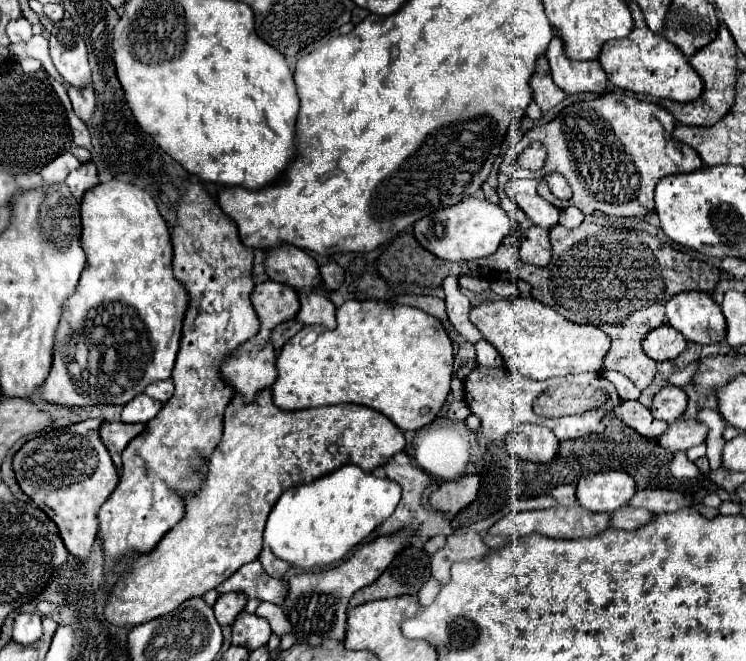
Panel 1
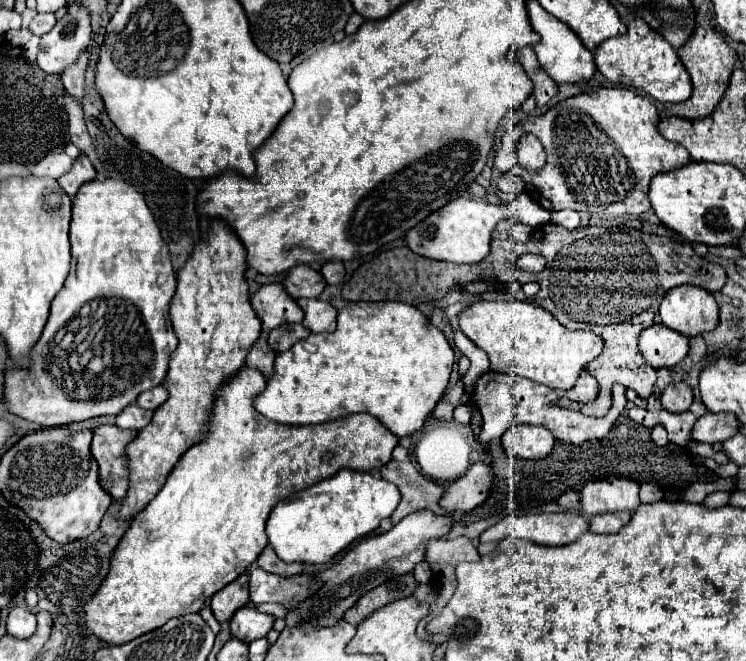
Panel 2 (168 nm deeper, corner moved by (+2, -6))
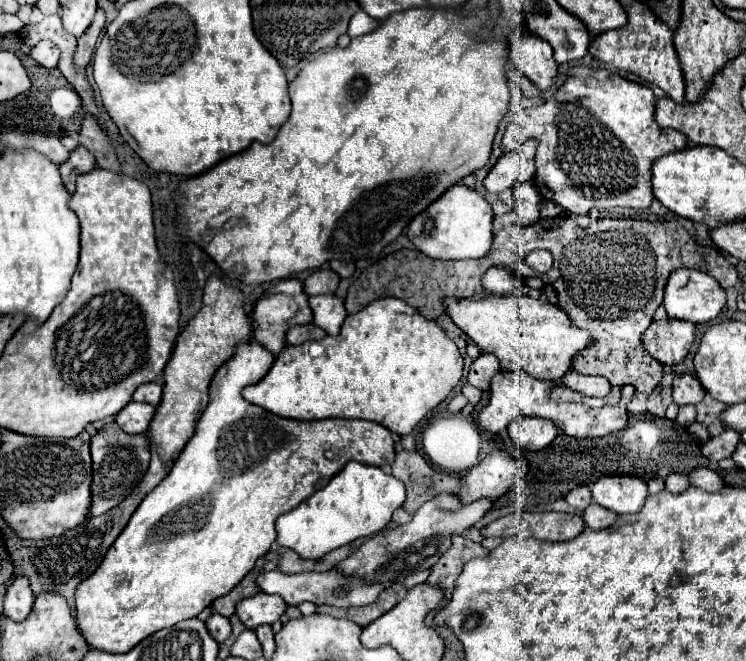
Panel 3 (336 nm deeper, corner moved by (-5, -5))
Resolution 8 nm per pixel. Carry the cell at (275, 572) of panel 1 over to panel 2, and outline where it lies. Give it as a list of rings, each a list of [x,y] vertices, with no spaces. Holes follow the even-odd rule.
[[[267,545],[267,547],[263,549],[263,553],[261,553],[259,559],[257,559],[257,565],[259,565],[261,569],[265,569],[265,571],[269,571],[269,573],[275,573],[275,575],[281,575],[281,577],[291,577],[291,575],[303,573],[303,569],[305,569],[303,563],[285,563],[285,561],[281,561],[281,559],[275,555],[275,551],[273,551],[271,545]]]

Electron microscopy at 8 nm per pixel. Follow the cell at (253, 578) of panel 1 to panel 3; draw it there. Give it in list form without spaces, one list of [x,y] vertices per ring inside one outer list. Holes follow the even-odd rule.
[[[278,570],[260,574],[256,578],[256,584],[260,586],[262,592],[266,594],[278,594],[282,596],[284,602],[290,606],[298,606],[302,602],[314,602],[316,606],[328,604],[335,607],[361,607],[370,604],[378,598],[378,594],[388,586],[388,584],[366,584],[360,582],[360,578],[354,576],[344,576],[340,570],[328,570],[328,572],[302,572],[302,574],[282,574]]]

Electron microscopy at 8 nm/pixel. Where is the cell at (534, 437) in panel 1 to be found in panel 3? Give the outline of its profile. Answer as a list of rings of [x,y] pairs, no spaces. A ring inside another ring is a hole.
[[[520,416],[507,428],[509,437],[521,449],[538,452],[548,448],[556,438],[556,426],[544,418]]]

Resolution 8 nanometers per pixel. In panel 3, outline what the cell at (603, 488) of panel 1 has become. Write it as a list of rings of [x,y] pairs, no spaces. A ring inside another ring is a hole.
[[[604,476],[592,486],[592,498],[616,514],[628,514],[644,506],[648,488],[646,482],[636,476]]]

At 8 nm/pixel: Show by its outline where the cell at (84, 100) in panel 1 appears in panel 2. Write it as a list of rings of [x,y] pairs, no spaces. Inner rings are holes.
[[[83,51],[83,53],[77,57],[77,61],[61,73],[61,81],[63,81],[63,85],[65,85],[65,91],[67,91],[73,99],[77,99],[77,101],[81,101],[81,97],[83,97],[87,55],[89,55],[89,53]]]

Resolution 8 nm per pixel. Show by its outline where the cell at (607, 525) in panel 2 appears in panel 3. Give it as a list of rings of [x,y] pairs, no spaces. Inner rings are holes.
[[[590,504],[584,510],[584,522],[592,530],[610,528],[616,520],[618,520],[618,514],[612,514],[612,510],[604,510],[602,506],[596,506],[596,504]]]

